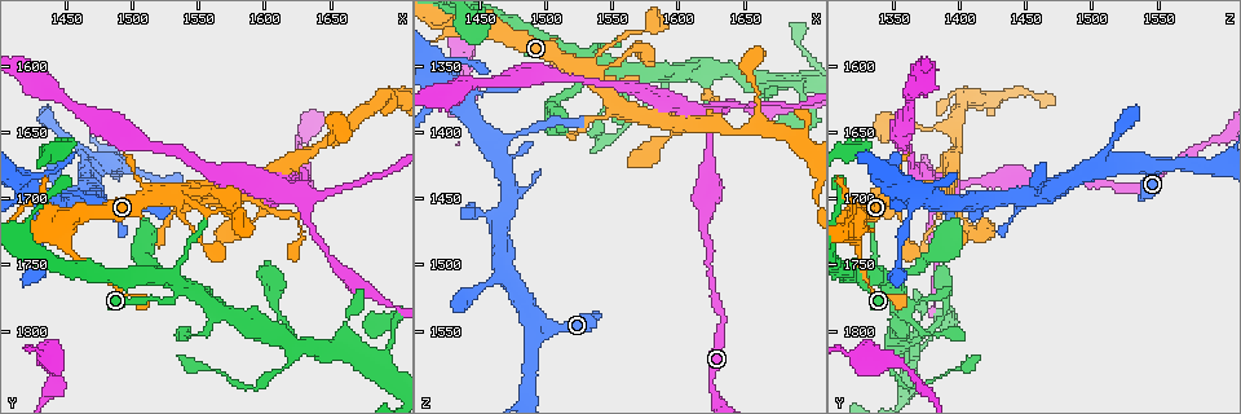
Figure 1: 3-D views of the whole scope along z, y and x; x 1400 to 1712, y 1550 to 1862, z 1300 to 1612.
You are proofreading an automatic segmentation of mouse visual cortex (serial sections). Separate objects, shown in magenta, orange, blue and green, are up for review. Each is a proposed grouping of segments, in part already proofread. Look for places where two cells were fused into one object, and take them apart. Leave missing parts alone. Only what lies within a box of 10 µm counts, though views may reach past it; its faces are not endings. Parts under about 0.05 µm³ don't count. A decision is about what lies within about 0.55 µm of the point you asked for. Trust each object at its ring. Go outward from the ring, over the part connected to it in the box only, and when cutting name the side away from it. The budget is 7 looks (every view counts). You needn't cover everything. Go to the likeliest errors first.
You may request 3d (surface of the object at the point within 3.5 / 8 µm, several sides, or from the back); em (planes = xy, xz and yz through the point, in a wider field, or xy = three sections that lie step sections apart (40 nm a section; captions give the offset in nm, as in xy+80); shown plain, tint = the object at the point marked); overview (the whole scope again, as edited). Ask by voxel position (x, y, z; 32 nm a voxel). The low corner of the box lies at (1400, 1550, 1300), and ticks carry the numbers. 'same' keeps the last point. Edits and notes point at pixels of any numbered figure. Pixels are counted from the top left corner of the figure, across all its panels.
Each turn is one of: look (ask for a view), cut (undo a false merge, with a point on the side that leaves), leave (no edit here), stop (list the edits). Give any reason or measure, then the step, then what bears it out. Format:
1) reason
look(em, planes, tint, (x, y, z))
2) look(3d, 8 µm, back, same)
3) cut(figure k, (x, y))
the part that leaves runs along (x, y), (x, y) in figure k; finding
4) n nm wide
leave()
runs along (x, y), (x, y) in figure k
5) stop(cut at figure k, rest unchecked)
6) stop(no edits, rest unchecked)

sharp bend
look(3d, 3.5 µm, (1536, 1766, 1346))

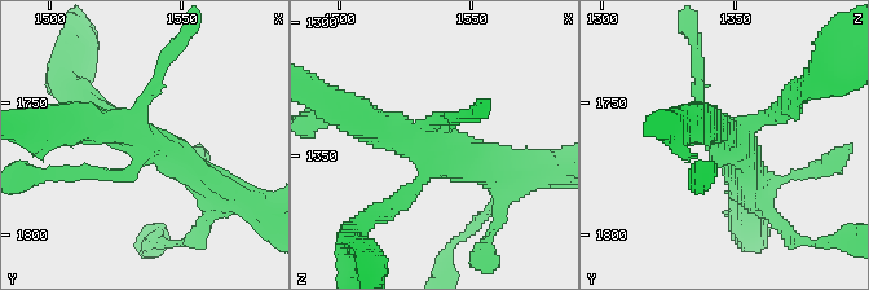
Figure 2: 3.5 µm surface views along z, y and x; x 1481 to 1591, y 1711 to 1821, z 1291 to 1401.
shape alone is not enough
look(em, planes, tint, (1537, 1766, 1347))

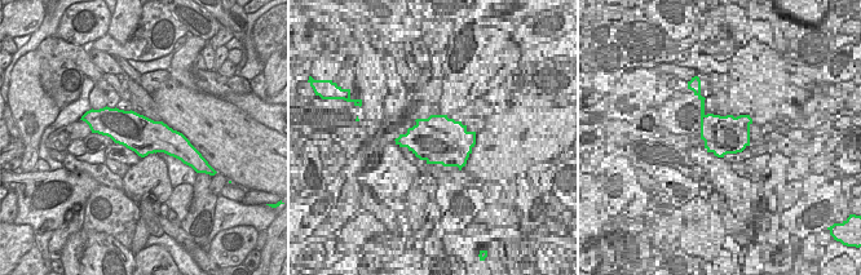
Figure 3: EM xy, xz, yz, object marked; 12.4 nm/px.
leave()
one cell here

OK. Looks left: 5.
look(3d, 3.5 µm, (1620, 1696, 1384))

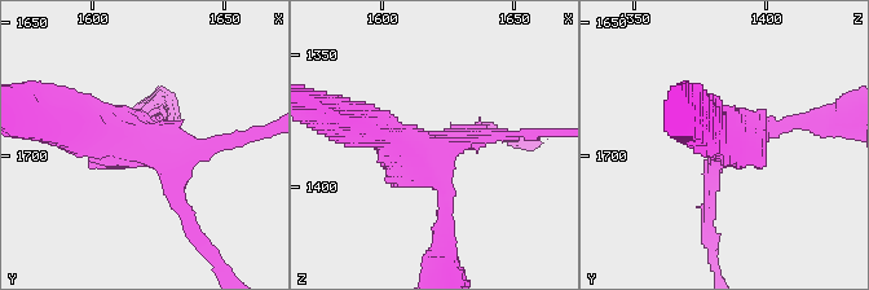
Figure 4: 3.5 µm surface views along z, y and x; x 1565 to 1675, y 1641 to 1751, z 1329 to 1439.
shape alone is not enough
look(em, xy, step 2, tint, (1619, 1696, 1384))

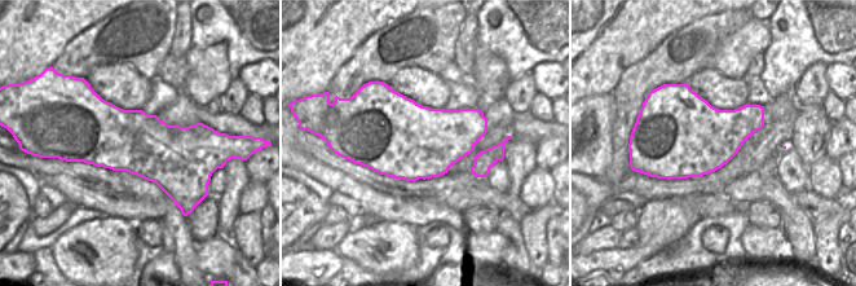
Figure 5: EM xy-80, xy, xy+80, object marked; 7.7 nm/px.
leave()
runs along (445, 232), (437, 179), (342, 119) in figure 4; continuous, no second cell

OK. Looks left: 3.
sharp bend
look(3d, 3.5 µm, (1620, 1812, 1352))

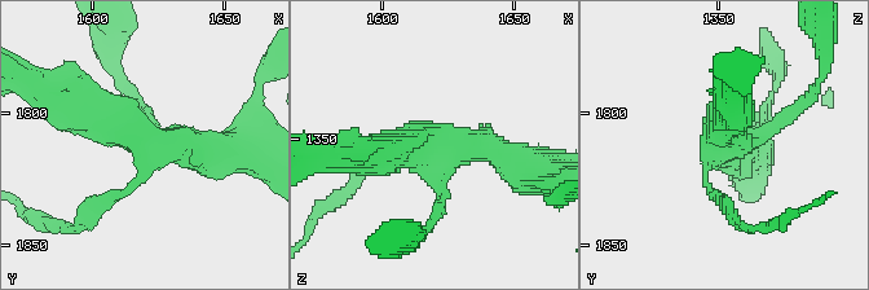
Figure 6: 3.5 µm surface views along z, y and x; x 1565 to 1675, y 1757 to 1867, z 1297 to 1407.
4 arms; arms of 150, 150, 400, 500 nm
look(em, xy, step 5, tint, (1621, 1811, 1351))

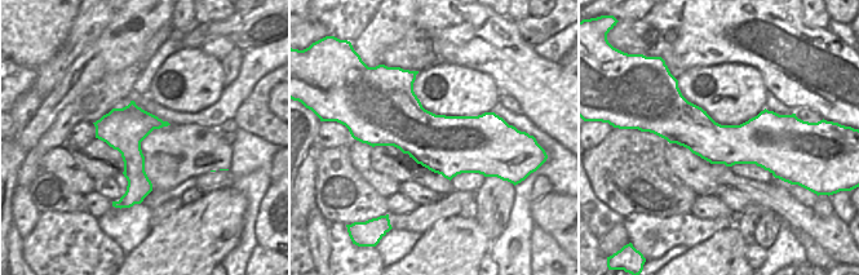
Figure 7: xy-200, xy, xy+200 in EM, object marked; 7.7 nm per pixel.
leave()
runs along (76, 108), (148, 144), (232, 152) in figure 6; all the same cell

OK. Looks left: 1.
stop(no edits, rest unchecked)

